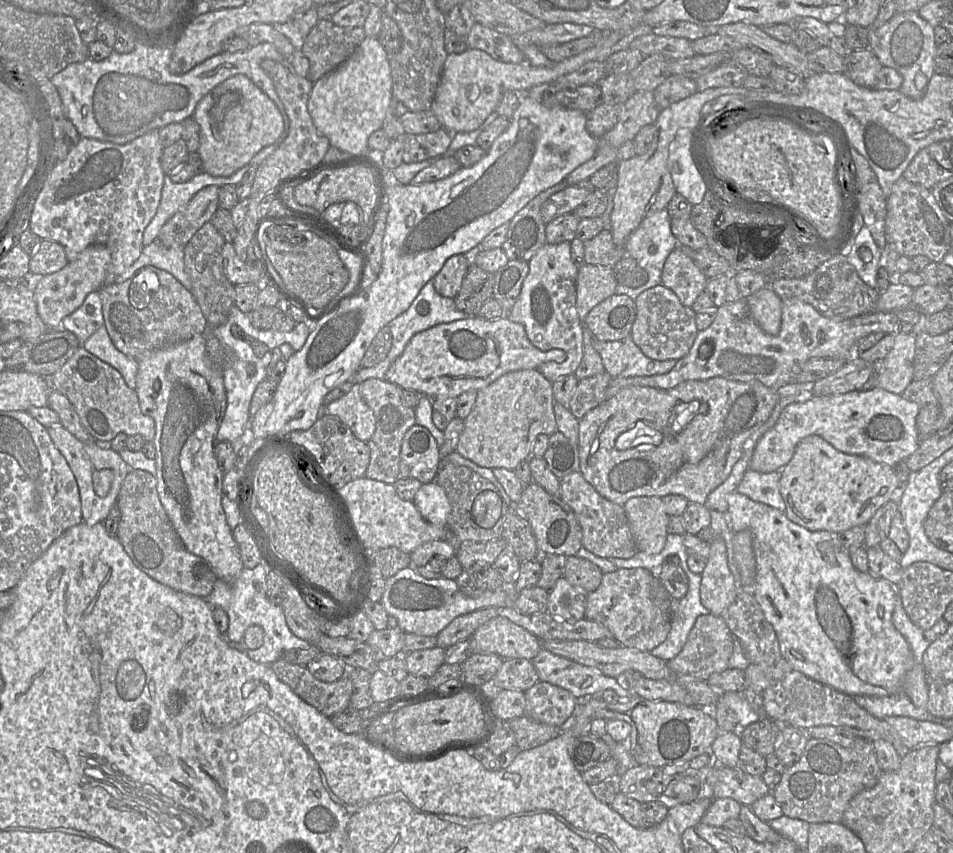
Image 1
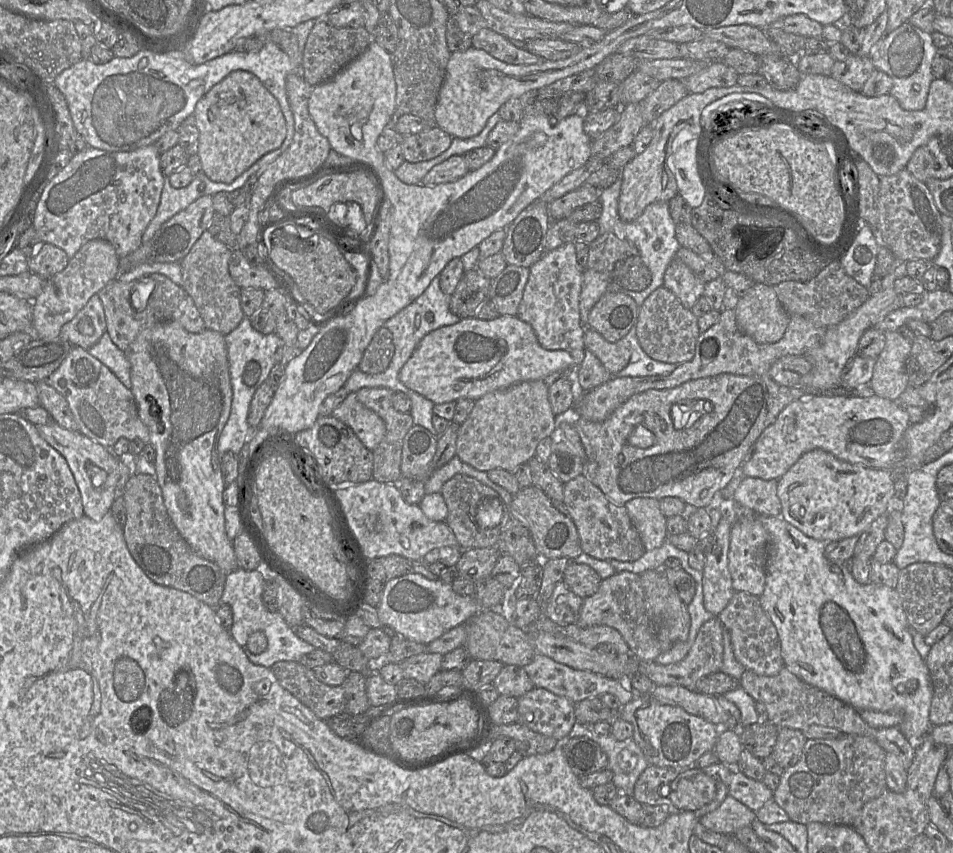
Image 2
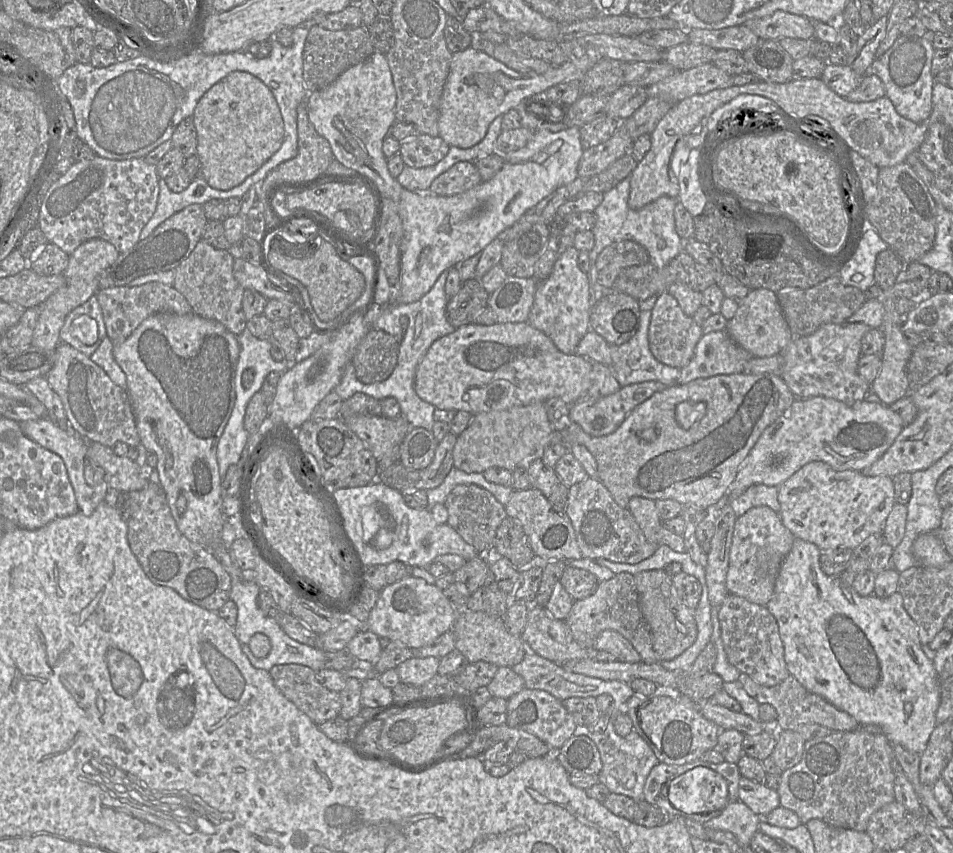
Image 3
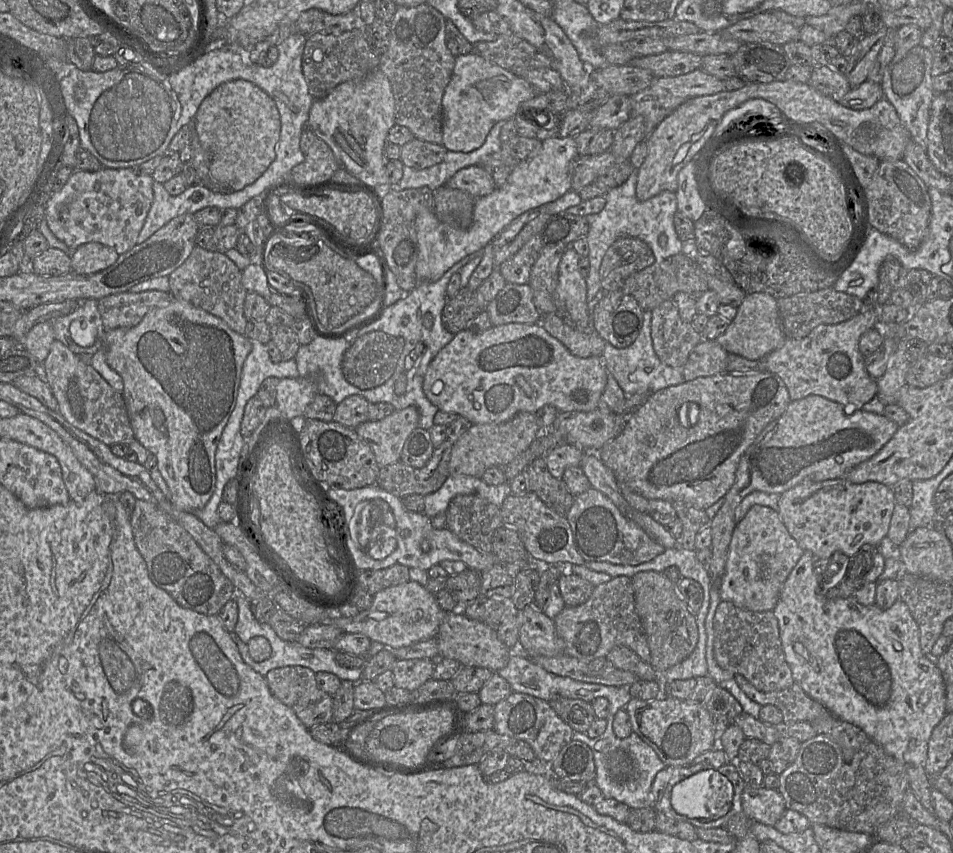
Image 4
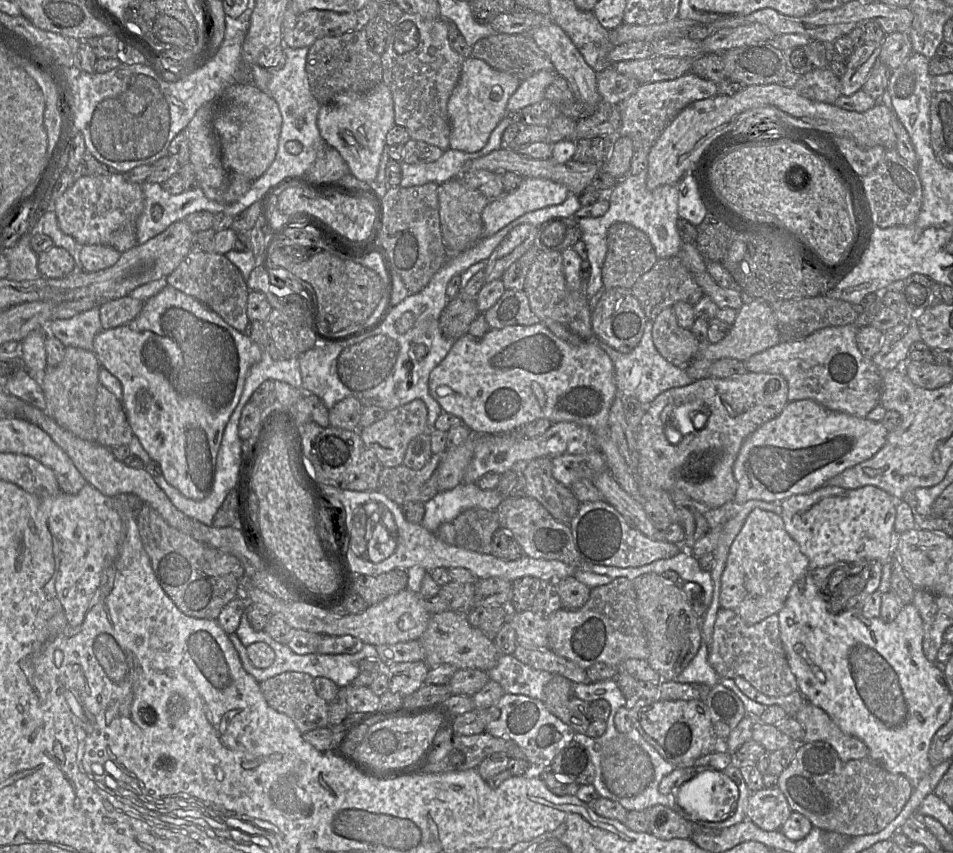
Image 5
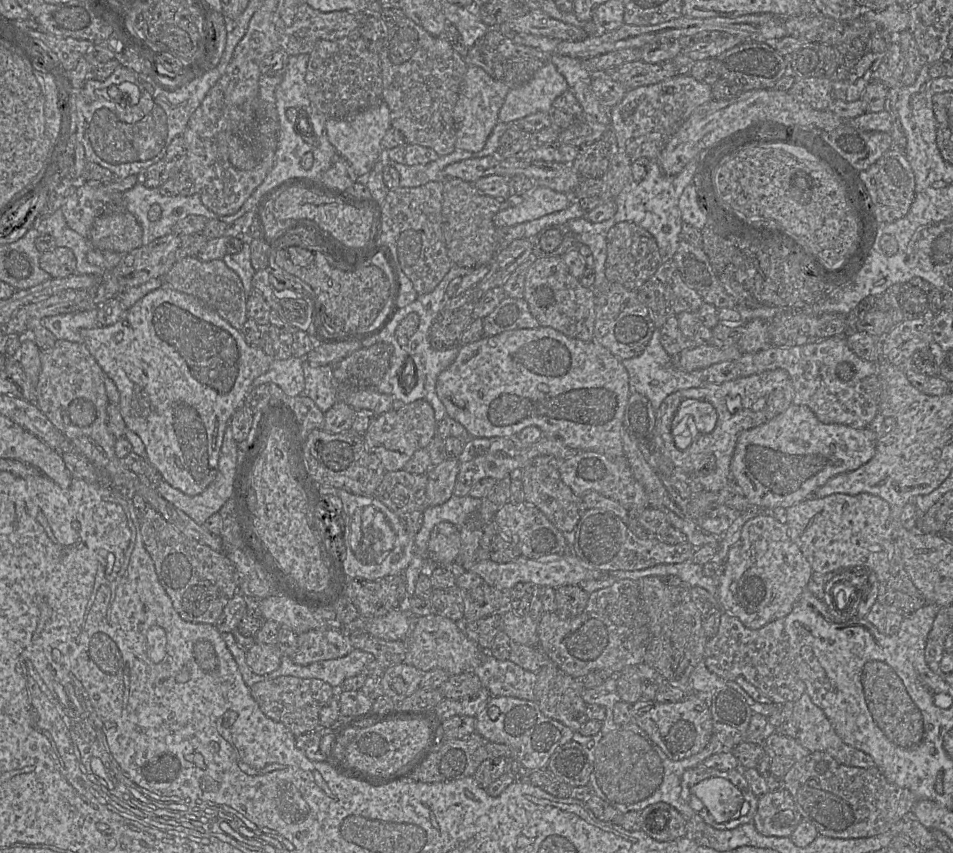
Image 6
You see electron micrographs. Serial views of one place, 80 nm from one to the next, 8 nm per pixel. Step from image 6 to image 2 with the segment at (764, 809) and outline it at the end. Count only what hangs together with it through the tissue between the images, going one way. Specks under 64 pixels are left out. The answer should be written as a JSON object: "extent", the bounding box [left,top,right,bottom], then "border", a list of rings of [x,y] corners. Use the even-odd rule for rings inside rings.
{"extent":[728,770,773,812],"border":[[[734,770],[728,787],[728,795],[755,812],[772,800],[773,791],[762,781],[751,779],[742,772]]]}

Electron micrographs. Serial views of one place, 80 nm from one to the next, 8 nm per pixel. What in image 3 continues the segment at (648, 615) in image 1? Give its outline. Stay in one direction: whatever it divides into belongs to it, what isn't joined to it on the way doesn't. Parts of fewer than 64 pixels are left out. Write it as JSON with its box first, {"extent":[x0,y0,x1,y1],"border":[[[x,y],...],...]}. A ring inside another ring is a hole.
{"extent":[564,572,658,663],"border":[[[628,572],[615,574],[610,580],[599,582],[596,591],[589,597],[574,602],[564,620],[574,639],[583,647],[593,651],[597,636],[604,630],[614,630],[626,638],[645,663],[658,662],[653,649],[649,626],[641,612],[634,575]]]}

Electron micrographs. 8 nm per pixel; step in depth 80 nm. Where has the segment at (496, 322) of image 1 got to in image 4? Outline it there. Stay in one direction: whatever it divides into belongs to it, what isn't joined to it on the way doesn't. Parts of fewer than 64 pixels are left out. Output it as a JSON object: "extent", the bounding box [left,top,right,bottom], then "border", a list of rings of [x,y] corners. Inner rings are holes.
{"extent":[423,322,608,424],"border":[[[538,322],[535,324],[509,323],[475,333],[464,329],[454,335],[453,339],[443,347],[430,362],[423,381],[423,391],[426,397],[444,412],[456,413],[468,419],[472,424],[493,424],[510,420],[520,412],[537,413],[546,405],[551,405],[559,413],[578,411],[590,412],[598,408],[600,399],[607,383],[608,371],[602,357],[581,358],[569,352],[569,350],[556,338],[551,336],[547,330]]]}

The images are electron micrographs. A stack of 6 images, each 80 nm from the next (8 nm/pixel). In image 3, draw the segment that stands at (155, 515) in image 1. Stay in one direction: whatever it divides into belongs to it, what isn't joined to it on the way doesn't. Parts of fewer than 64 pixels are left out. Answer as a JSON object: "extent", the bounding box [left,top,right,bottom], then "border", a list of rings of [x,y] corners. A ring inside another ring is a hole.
{"extent":[128,482,232,612],"border":[[[148,482],[141,490],[128,492],[130,518],[129,546],[146,576],[154,584],[174,589],[185,600],[217,612],[230,597],[232,577],[210,548],[191,542],[178,529],[161,484]]]}

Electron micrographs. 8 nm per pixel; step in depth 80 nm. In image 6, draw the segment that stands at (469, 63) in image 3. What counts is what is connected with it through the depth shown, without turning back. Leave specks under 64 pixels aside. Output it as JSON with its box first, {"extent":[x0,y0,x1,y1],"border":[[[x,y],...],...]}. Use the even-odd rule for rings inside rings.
{"extent":[453,66,511,152],"border":[[[468,66],[461,83],[458,100],[453,109],[456,129],[455,148],[469,152],[479,152],[486,144],[493,128],[499,122],[498,114],[511,89],[504,83],[493,79],[482,68]]]}

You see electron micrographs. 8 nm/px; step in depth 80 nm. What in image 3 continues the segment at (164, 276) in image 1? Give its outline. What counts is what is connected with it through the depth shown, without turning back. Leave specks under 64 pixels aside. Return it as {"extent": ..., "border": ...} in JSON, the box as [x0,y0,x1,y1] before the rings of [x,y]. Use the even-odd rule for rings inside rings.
{"extent":[96,282,193,344],"border":[[[149,282],[140,286],[117,286],[99,290],[96,294],[102,309],[107,336],[115,344],[125,341],[149,316],[156,313],[186,315],[193,313],[185,297],[173,286]]]}

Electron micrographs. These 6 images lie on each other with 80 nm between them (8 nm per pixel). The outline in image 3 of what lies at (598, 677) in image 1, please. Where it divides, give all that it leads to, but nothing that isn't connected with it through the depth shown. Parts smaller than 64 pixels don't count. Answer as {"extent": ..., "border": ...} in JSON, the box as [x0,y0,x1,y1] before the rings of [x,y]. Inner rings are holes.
{"extent":[512,651,634,715],"border":[[[528,651],[523,660],[514,665],[512,669],[524,679],[525,688],[544,690],[560,701],[570,697],[596,698],[601,694],[609,694],[615,702],[616,710],[612,715],[617,715],[619,711],[624,711],[626,701],[634,694],[634,691],[626,682],[620,680],[603,680],[570,672],[564,669],[561,664],[557,664],[530,651]]]}

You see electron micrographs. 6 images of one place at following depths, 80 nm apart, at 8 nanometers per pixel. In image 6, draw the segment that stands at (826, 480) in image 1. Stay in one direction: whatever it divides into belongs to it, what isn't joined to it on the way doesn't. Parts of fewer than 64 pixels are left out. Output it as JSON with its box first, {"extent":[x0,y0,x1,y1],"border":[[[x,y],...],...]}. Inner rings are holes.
{"extent":[780,493,895,583],"border":[[[869,493],[857,495],[832,494],[824,498],[809,497],[794,504],[780,513],[787,526],[790,539],[798,546],[809,562],[814,573],[828,573],[843,568],[856,568],[853,572],[862,572],[858,568],[867,568],[875,573],[879,583],[886,582],[889,561],[894,552],[895,542],[892,537],[891,510],[882,498]]]}

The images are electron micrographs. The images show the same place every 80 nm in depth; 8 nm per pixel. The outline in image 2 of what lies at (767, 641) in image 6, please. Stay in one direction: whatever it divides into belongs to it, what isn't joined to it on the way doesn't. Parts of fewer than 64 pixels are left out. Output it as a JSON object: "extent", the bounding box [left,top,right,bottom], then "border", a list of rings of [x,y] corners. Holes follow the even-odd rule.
{"extent":[717,592,784,676],"border":[[[735,592],[717,616],[731,634],[735,659],[746,669],[762,676],[775,676],[784,666],[777,630],[763,610],[759,598],[748,592]]]}

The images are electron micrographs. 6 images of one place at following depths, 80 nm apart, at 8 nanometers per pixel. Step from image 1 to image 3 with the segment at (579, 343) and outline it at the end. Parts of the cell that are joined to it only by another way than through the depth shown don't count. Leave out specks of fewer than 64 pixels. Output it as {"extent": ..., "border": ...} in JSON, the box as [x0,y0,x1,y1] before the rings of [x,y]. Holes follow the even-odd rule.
{"extent":[528,247,592,355],"border":[[[569,247],[555,262],[549,277],[538,282],[528,323],[546,334],[567,355],[576,354],[580,340],[590,330],[592,295],[588,273],[579,268],[579,251]]]}

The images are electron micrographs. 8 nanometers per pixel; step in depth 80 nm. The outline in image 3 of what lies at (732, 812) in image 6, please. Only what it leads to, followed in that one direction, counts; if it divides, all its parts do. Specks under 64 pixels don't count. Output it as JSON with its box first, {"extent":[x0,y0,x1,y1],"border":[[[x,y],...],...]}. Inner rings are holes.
{"extent":[668,767,729,814],"border":[[[694,767],[670,782],[668,799],[670,806],[686,814],[722,811],[729,803],[728,784],[716,771]]]}

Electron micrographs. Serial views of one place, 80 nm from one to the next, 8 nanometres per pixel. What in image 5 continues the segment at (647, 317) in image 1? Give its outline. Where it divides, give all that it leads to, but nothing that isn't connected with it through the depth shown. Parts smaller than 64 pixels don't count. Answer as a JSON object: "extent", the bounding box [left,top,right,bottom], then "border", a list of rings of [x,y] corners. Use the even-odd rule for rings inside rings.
{"extent":[652,307,701,367],"border":[[[673,307],[665,308],[655,318],[652,337],[658,352],[677,367],[686,367],[701,345],[690,329],[679,326]]]}

